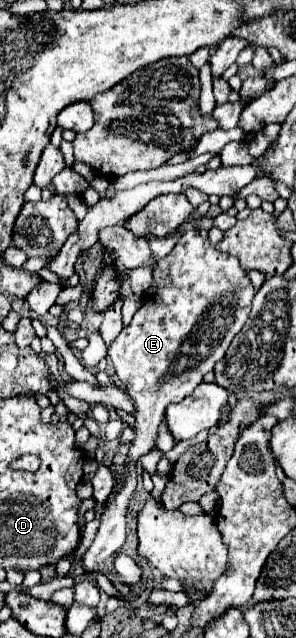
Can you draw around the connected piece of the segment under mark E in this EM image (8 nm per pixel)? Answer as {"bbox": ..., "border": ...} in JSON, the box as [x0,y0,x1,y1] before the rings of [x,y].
{"bbox":[83,230,255,570],"border":[[[197,230],[185,232],[175,248],[153,268],[153,284],[143,294],[143,306],[109,346],[109,358],[115,372],[125,384],[125,392],[135,400],[133,418],[137,420],[137,428],[127,456],[129,476],[101,516],[97,536],[83,556],[83,568],[97,570],[105,558],[113,556],[123,546],[127,532],[127,504],[137,484],[137,460],[155,448],[157,428],[165,420],[165,408],[171,402],[181,402],[189,396],[195,386],[203,382],[203,376],[225,356],[231,340],[247,322],[253,296],[255,288],[247,272],[241,270],[237,258],[215,250],[215,246],[209,240],[203,240]]]}

